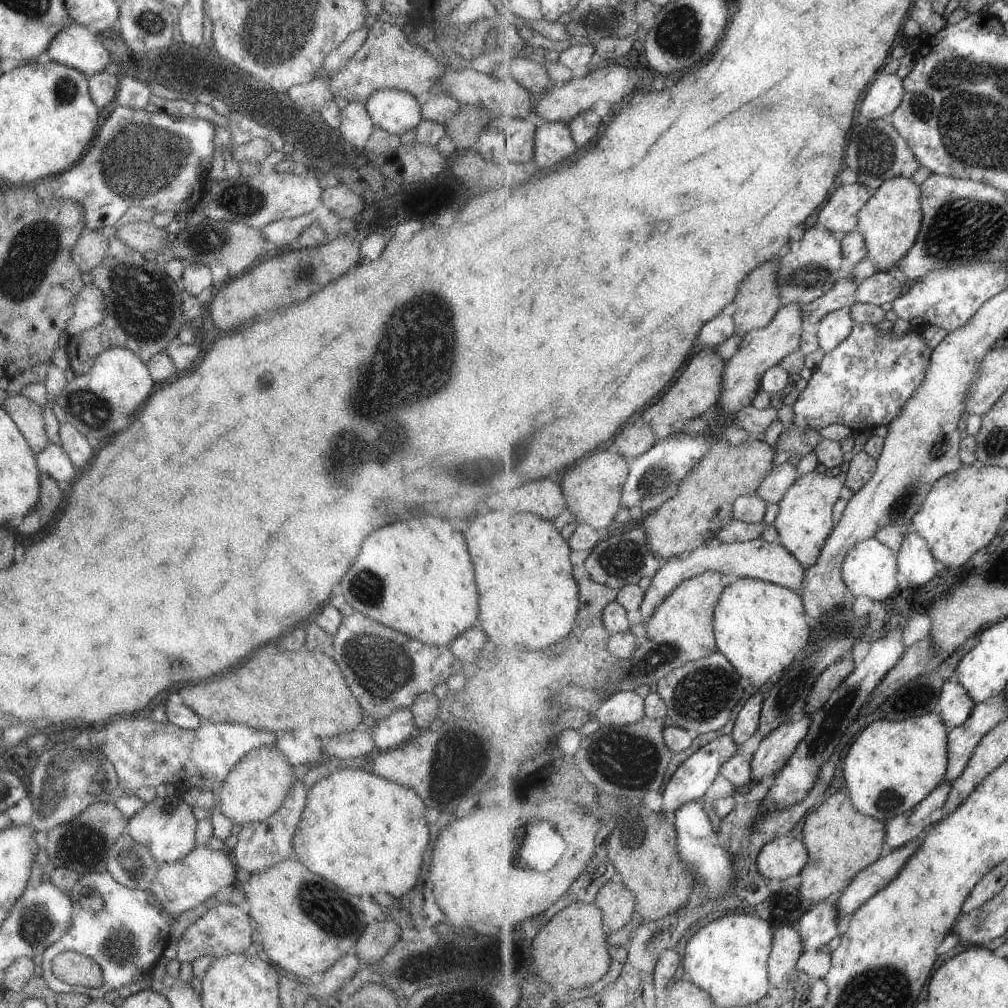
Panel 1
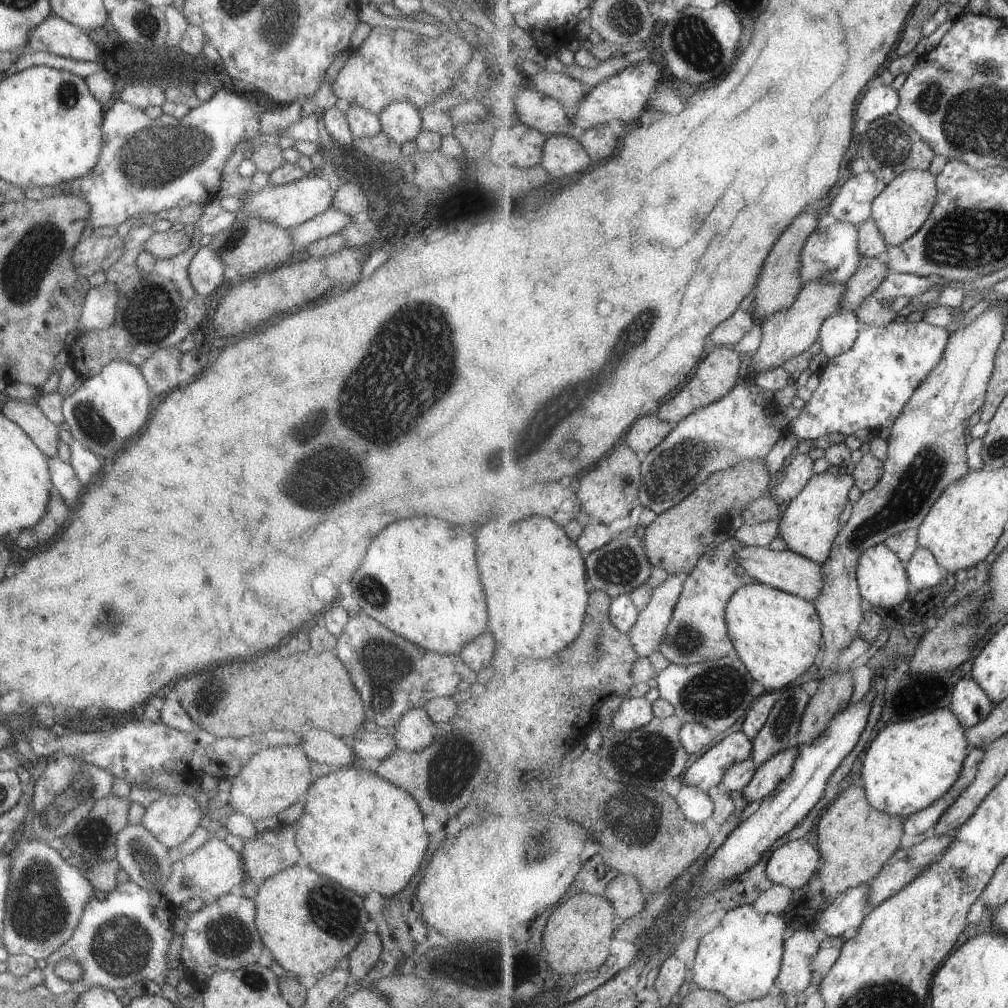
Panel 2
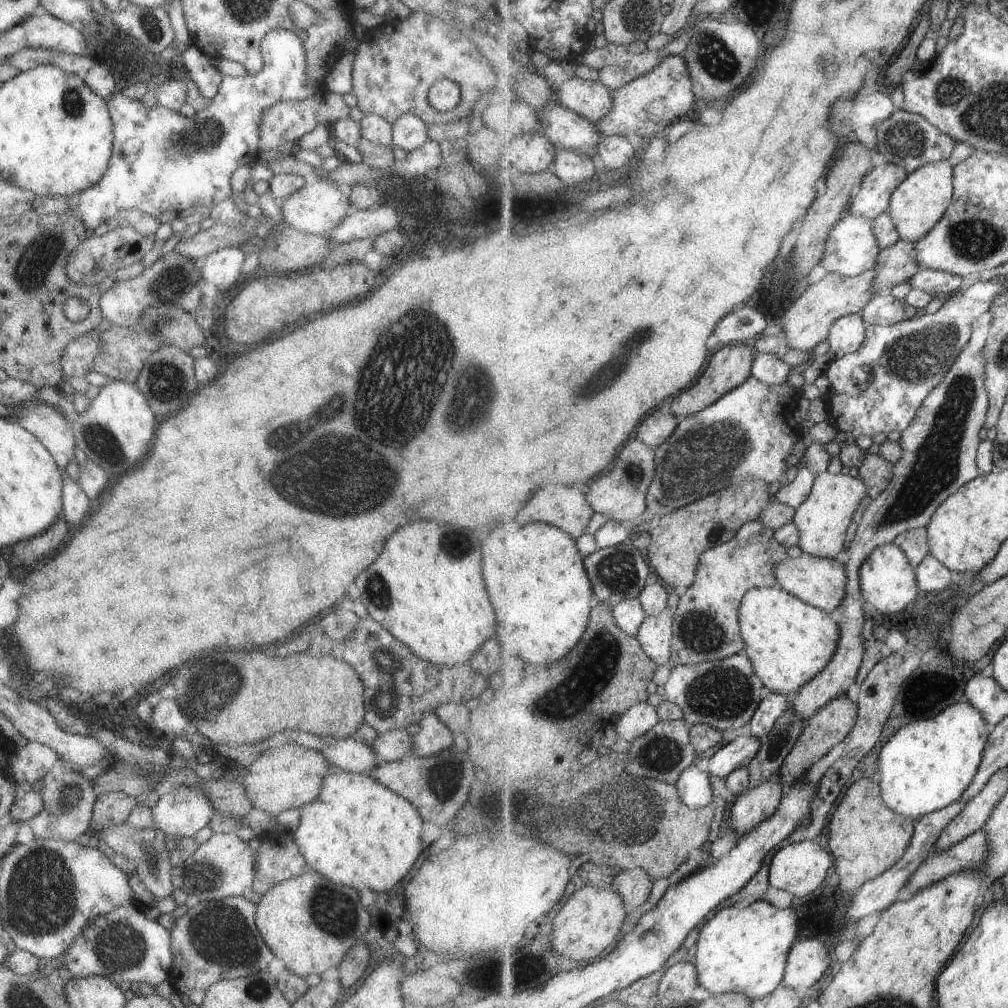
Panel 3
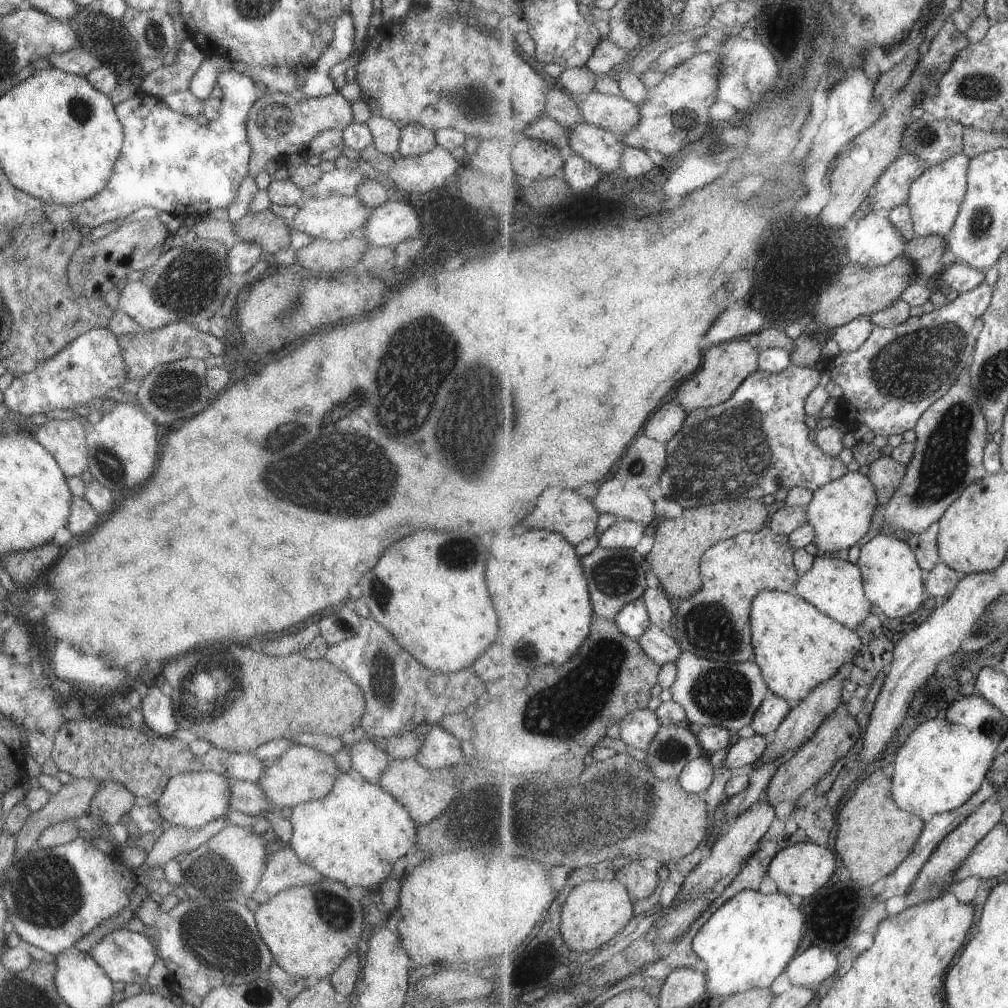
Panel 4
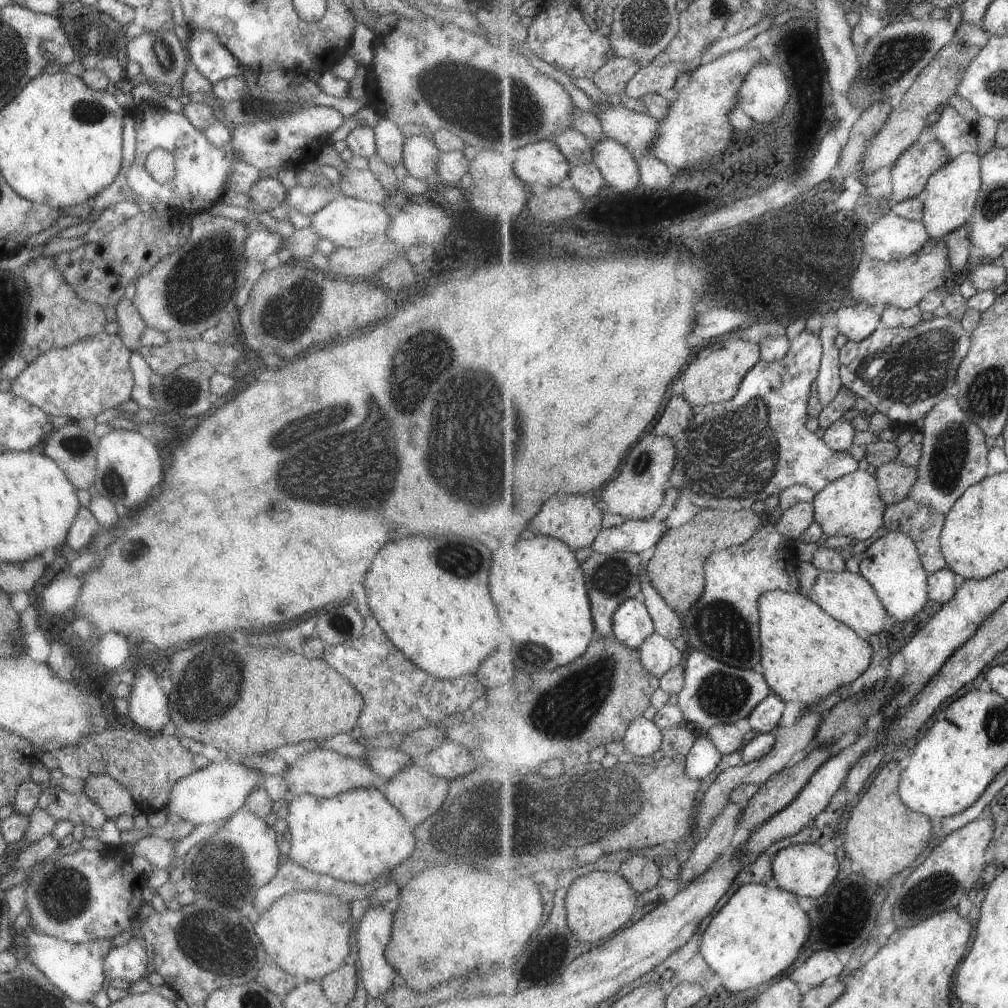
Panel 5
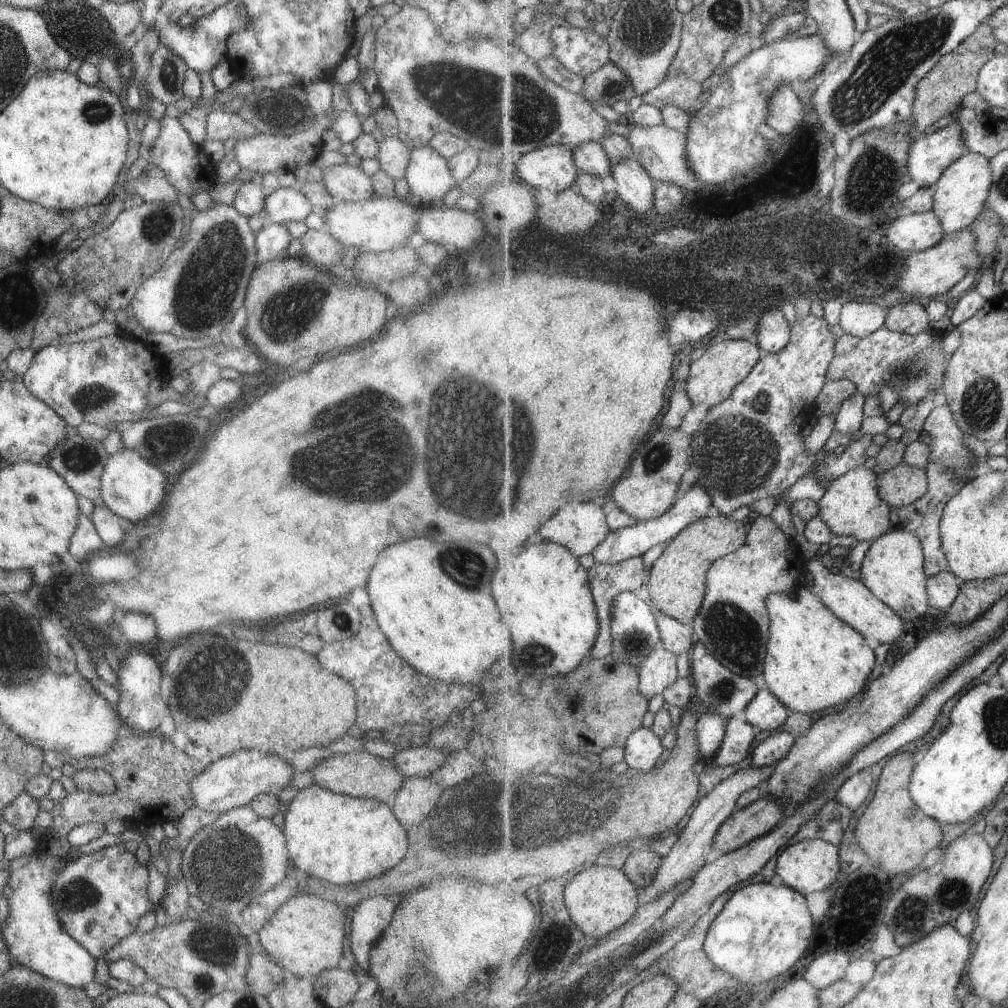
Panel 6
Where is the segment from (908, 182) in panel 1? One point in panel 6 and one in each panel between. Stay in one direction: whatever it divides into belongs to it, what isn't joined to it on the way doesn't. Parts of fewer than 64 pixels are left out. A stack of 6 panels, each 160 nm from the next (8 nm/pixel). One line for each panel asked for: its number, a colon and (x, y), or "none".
2: (901, 210)
3: (918, 205)
4: (935, 198)
5: (950, 197)
6: (962, 192)

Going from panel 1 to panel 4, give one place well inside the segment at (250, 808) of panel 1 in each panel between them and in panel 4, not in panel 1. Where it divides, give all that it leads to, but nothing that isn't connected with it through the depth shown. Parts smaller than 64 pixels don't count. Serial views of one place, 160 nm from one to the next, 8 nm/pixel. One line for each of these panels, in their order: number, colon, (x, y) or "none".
2: (273, 778)
3: (289, 776)
4: (301, 774)

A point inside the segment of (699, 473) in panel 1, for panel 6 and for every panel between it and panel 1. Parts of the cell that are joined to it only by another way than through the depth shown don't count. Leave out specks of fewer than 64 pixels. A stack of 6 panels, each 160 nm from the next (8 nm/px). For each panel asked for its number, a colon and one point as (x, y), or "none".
2: (674, 541)
3: (677, 542)
4: (680, 543)
5: (677, 570)
6: (677, 585)

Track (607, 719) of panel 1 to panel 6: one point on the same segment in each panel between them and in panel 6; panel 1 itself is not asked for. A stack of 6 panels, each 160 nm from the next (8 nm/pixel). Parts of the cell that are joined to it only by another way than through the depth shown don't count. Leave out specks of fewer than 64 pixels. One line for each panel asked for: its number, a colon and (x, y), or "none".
2: (634, 713)
3: (637, 721)
4: (638, 729)
5: (644, 738)
6: (644, 747)

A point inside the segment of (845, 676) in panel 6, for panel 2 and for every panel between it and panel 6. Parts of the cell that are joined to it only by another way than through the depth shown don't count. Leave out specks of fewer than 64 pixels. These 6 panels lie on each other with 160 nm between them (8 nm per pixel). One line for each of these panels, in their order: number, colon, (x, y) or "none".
2: (778, 635)
3: (789, 641)
4: (797, 646)
5: (807, 654)

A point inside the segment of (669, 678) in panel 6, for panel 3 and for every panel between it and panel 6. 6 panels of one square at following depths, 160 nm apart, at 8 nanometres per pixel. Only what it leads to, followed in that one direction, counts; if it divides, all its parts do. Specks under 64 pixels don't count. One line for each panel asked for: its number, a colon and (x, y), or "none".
3: (656, 635)
4: (660, 647)
5: (659, 655)

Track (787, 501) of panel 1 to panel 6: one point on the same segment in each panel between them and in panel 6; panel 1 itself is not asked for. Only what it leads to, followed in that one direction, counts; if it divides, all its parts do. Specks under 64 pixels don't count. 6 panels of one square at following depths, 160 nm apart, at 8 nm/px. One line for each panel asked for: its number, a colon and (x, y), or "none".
2: (810, 525)
3: (823, 520)
4: (841, 513)
5: (852, 505)
6: (852, 505)

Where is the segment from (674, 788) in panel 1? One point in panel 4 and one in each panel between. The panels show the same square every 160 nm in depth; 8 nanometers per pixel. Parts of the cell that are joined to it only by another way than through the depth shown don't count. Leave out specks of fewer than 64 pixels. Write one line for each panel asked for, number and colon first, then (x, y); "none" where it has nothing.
2: (708, 771)
3: (739, 753)
4: (744, 751)

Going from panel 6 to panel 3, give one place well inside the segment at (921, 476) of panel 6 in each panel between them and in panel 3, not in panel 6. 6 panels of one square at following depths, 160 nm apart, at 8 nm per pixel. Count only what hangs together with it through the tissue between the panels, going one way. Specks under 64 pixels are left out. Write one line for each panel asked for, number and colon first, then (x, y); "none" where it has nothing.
3: (877, 472)
4: (886, 474)
5: (896, 480)

